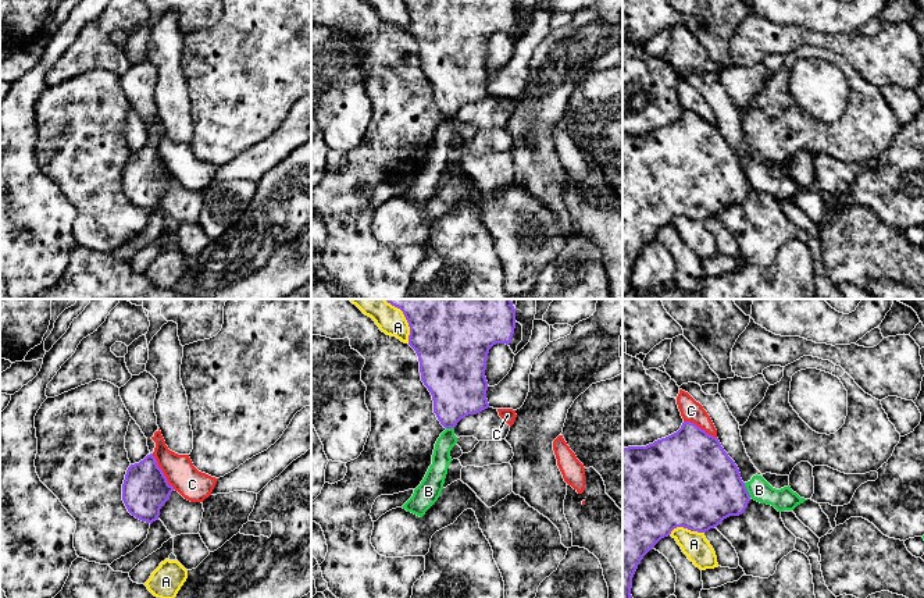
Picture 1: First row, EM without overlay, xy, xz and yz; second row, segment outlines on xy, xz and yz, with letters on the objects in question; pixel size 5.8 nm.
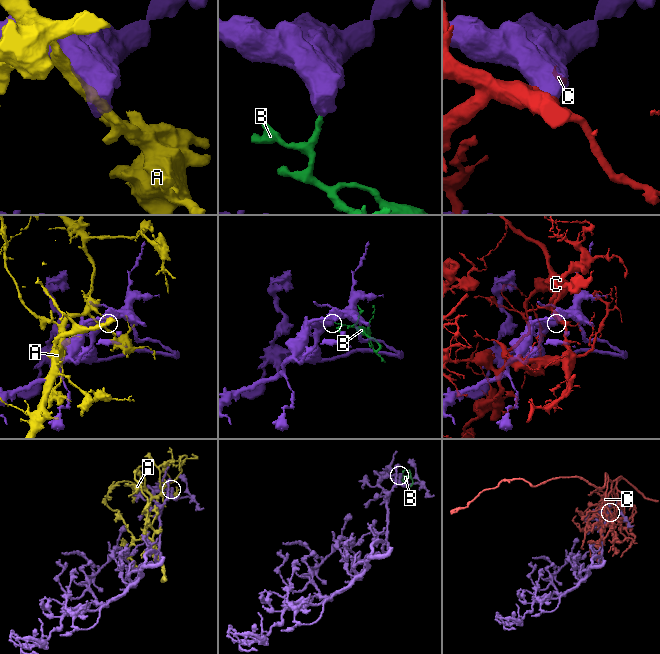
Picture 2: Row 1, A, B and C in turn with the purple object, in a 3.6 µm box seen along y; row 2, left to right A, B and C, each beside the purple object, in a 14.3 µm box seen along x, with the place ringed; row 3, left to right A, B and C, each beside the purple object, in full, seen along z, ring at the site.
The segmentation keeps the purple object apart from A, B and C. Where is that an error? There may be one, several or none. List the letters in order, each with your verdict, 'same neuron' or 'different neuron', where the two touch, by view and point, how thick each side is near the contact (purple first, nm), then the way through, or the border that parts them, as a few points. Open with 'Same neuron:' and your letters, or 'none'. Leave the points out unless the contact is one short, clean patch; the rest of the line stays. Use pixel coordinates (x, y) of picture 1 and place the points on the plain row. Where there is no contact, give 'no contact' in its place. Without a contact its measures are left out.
Same neuron: none
A: different neuron; meets purple in yz at (685, 216); 500 nm thick on the purple side, 150 nm on the other
B: different neuron; meets purple in yz at (746, 178); 440 nm thick on the purple side, 130 nm on the other; border along yz (744, 171), (751, 185)
C: different neuron; meets purple in xy at (161, 160); 260 nm thick on the purple side, 180 nm on the other

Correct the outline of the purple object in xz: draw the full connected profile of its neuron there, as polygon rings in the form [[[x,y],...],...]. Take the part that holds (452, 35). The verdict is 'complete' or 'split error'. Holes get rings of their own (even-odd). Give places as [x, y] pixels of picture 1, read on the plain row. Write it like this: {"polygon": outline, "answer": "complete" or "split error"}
{"polygon": [[[403,0],[409,15],[409,33],[420,50],[421,70],[434,89],[434,102],[445,117],[454,117],[468,103],[489,96],[485,65],[489,38],[511,31],[515,0]]], "answer": "complete"}

